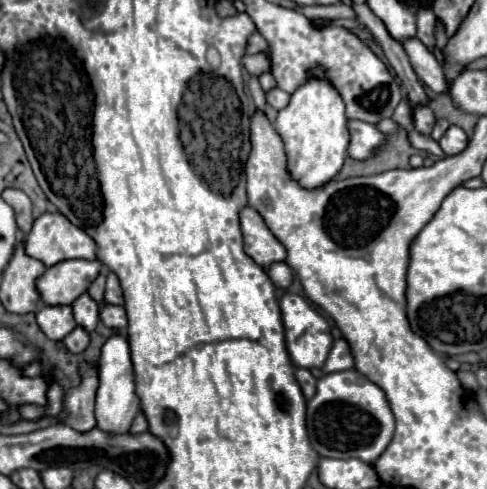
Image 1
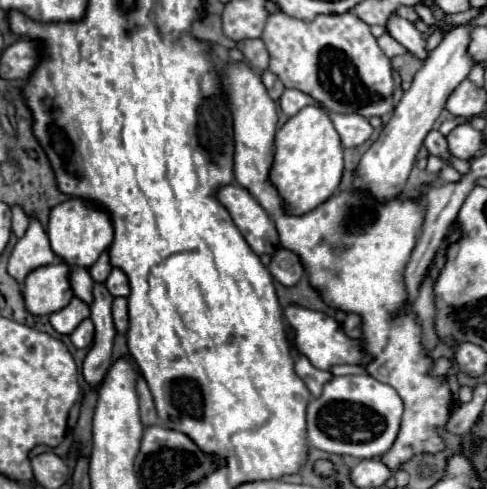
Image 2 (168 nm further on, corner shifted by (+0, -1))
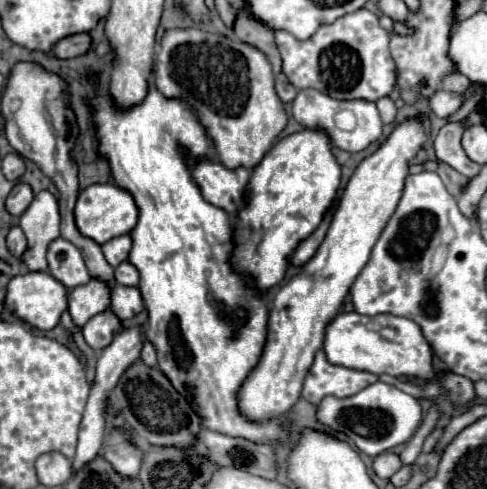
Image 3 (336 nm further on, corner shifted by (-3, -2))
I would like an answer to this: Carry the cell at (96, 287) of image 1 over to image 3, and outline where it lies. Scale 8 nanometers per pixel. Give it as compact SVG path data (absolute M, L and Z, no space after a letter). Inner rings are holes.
M121 235L121 237L115 237L111 241L107 241L103 247L103 255L107 259L107 263L111 267L117 267L119 263L123 263L129 255L129 249L131 249L131 237L129 235Z

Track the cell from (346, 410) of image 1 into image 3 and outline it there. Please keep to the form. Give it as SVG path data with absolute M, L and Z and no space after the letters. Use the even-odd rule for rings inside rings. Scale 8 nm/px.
M375 381L357 395L345 399L327 395L317 407L317 421L333 433L345 433L359 451L375 457L413 437L417 425L421 423L421 405L419 399L403 393L401 389Z

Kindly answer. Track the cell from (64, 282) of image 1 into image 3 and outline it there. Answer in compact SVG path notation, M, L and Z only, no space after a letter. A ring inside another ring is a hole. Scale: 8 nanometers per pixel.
M43 271L21 273L13 277L7 285L5 311L11 319L21 319L31 327L49 331L59 323L63 311L67 311L67 287L61 281L57 281L53 275Z

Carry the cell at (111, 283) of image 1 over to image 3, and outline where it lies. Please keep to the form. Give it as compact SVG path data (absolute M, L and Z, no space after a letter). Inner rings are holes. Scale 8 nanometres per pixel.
M123 261L115 269L115 281L119 285L125 285L125 287L137 287L137 283L139 283L139 271L129 261Z

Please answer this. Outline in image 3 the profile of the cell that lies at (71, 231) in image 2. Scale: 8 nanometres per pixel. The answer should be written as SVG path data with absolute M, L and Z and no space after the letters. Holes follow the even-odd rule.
M95 183L95 185L83 189L77 197L73 215L75 215L75 225L77 225L79 233L83 237L93 239L97 245L103 245L123 233L129 233L137 223L135 201L131 199L131 195L127 191L115 187L113 183Z

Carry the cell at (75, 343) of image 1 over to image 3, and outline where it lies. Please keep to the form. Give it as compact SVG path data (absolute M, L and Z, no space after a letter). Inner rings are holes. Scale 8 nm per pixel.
M107 309L107 311L91 317L81 331L83 331L85 343L93 351L103 351L113 341L113 331L117 331L117 329L121 329L121 321L117 319L117 315L111 309Z

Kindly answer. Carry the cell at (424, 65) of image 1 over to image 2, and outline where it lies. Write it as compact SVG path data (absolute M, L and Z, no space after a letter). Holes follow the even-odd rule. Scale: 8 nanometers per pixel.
M392 14L388 18L388 34L392 38L396 38L410 54L414 54L416 58L424 60L428 58L428 50L426 50L426 40L422 40L422 34L414 28L412 22L408 22L406 18L398 16L398 14Z

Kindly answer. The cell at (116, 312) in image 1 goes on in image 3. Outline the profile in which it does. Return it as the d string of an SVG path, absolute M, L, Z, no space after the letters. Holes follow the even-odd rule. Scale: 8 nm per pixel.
M115 287L111 291L111 309L121 319L127 321L143 311L143 299L137 287Z

